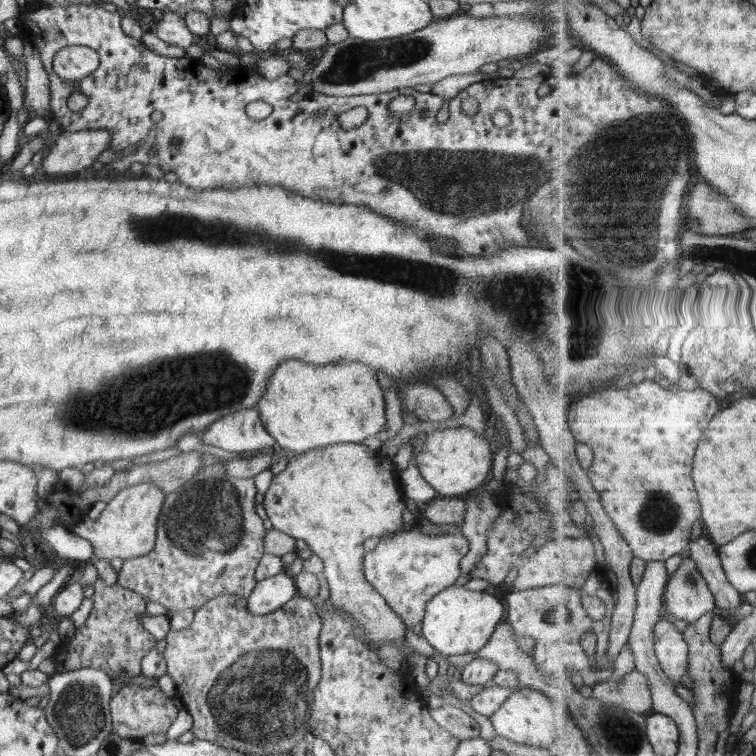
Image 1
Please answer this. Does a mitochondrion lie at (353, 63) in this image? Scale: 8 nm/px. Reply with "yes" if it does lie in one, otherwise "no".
yes

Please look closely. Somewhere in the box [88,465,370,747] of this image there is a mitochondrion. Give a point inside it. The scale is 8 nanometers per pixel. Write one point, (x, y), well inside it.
(259, 700)

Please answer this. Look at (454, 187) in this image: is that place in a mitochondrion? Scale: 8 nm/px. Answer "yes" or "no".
yes

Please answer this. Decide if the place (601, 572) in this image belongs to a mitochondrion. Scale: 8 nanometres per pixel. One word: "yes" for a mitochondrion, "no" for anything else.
no

